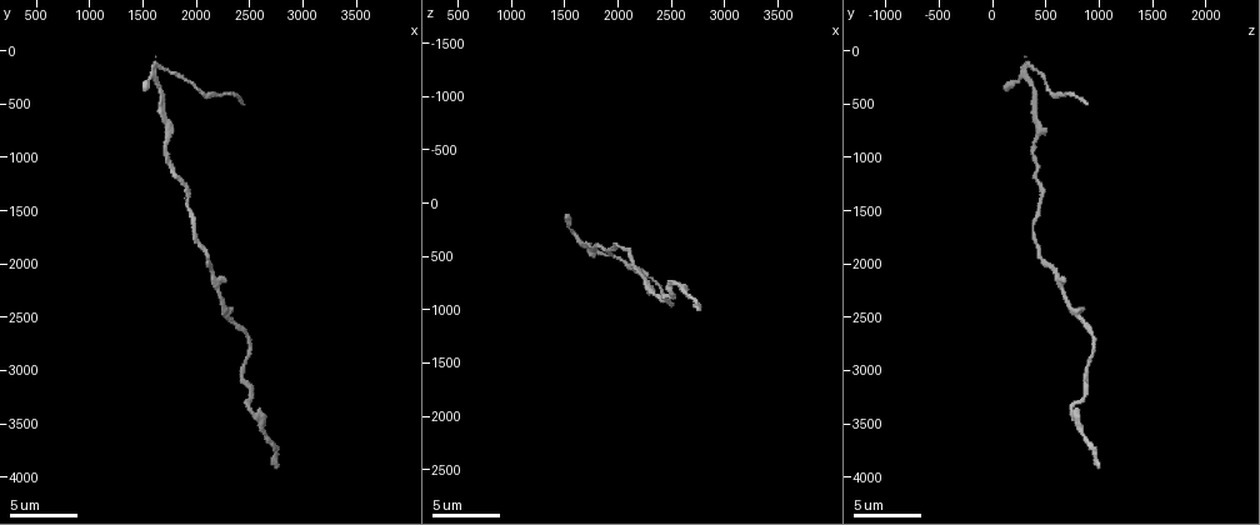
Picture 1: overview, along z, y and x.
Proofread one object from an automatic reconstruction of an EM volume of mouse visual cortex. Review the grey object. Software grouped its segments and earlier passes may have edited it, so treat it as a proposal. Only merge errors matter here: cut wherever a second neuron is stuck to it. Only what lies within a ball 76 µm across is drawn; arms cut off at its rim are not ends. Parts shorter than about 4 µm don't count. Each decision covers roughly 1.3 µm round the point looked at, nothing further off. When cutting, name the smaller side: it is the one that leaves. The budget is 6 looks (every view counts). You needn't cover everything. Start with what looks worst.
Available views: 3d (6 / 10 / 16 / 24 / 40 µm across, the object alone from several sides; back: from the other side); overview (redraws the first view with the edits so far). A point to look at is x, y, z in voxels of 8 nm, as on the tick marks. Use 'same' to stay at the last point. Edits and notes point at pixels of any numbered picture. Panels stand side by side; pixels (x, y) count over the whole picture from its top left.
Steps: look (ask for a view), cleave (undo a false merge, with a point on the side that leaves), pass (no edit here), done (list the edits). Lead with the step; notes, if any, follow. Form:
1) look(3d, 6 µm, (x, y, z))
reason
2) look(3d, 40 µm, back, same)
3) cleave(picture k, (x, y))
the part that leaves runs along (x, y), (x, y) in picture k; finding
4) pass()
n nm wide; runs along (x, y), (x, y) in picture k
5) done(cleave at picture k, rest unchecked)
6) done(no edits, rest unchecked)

look(3d, 16 µm, (1620, 280, 360))
three-way junction

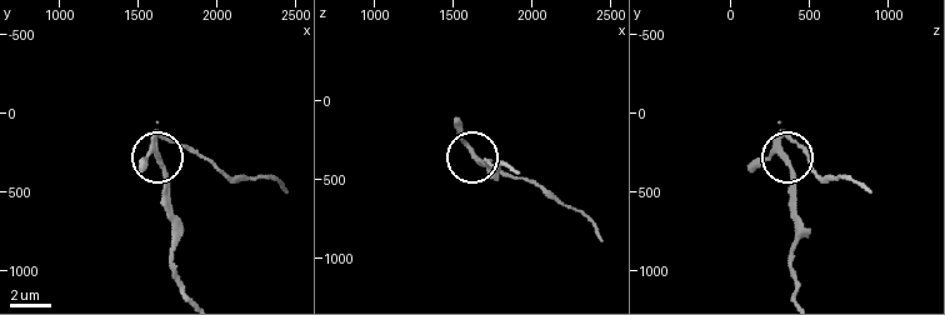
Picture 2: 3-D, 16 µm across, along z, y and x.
cleave(picture 2, (178, 143))
220 nm wide; the part that leaves runs along (158, 136), (201, 154), (226, 173), (266, 176), (285, 190) in picture 2; a second neuron is stuck on

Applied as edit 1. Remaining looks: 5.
look(3d, 10 µm, (1700, 880, 400))
thick turns thin

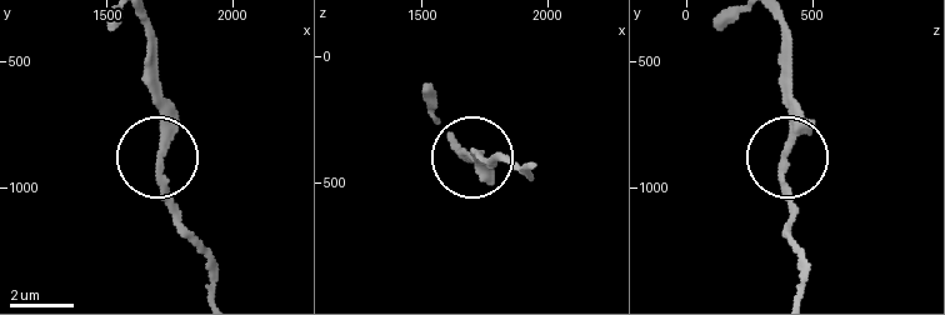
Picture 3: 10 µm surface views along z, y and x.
pass()
runs along (796, 286), (788, 39) in picture 3; all the same neuron

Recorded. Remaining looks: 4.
look(3d, 10 µm, (2420, 2980, 880))
sudden change in width

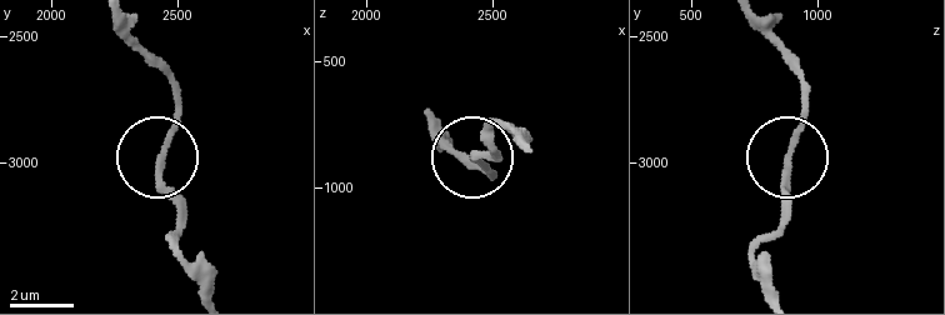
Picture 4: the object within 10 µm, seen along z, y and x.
pass()
190 nm wide; all the same neuron

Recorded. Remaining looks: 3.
done(cleave at picture 2, rest unchecked)

